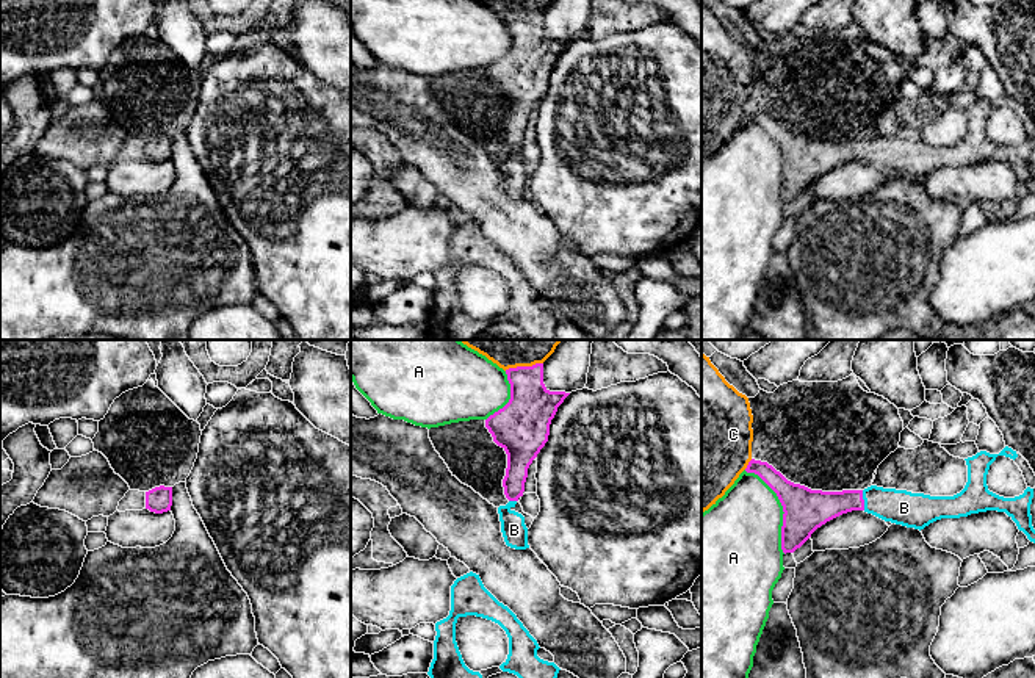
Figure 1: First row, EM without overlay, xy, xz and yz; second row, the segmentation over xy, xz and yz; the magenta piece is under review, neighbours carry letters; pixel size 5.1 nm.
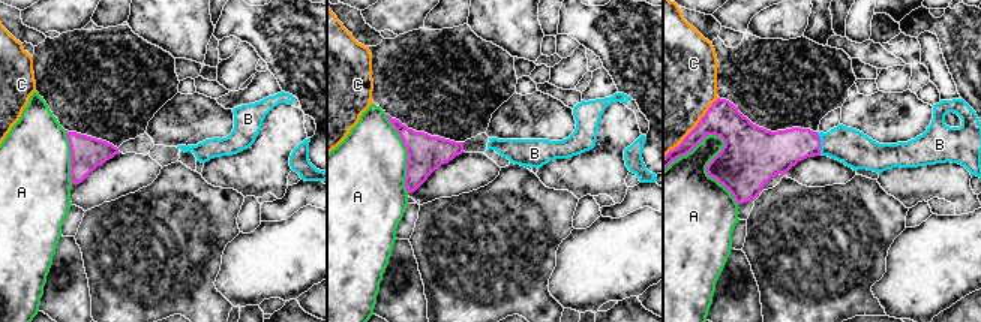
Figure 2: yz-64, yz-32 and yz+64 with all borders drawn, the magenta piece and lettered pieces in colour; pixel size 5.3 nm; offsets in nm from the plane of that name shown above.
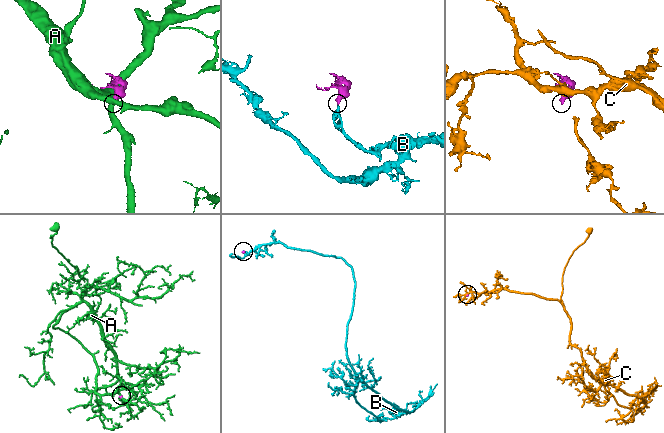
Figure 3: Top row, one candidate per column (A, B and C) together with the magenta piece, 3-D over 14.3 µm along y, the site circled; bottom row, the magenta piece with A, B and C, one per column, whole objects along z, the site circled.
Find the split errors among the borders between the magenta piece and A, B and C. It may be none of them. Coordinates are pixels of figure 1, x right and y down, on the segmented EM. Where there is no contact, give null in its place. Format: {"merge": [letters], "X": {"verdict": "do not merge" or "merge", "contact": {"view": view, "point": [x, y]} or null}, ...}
{"merge": ["B"], "A": {"verdict": "do not merge", "contact": {"view": "yz", "point": [783, 508]}}, "B": {"verdict": "merge", "contact": {"view": "yz", "point": [863, 500]}}, "C": {"verdict": "do not merge", "contact": {"view": "xz", "point": [523, 367]}}}

